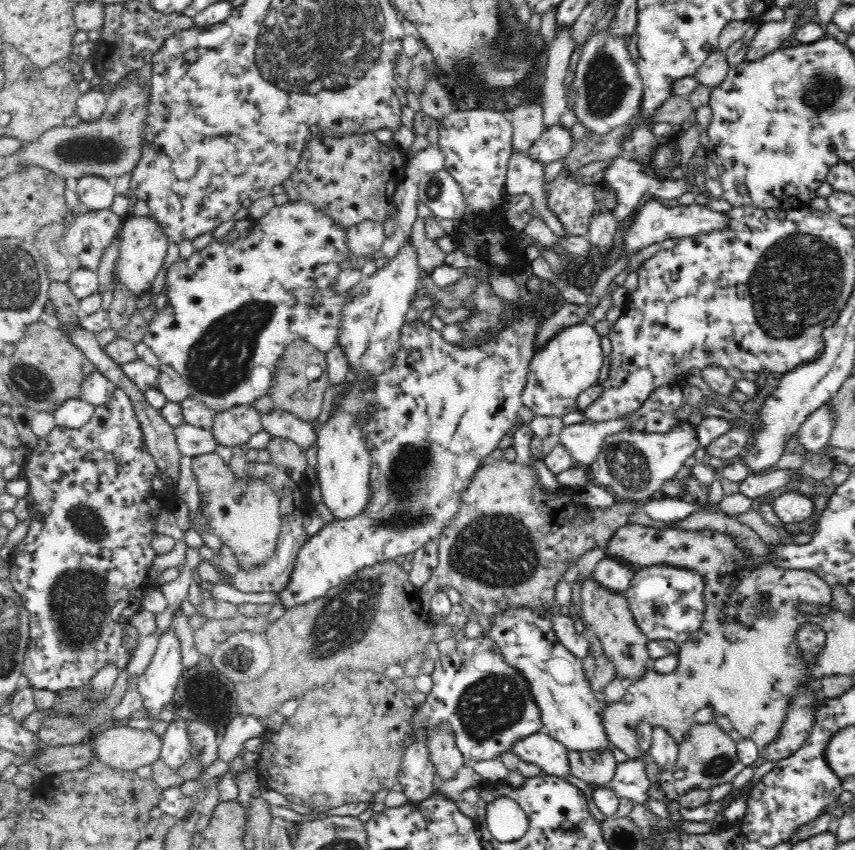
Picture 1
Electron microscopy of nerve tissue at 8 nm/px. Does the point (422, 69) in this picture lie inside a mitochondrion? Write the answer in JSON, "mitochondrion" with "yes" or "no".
{"mitochondrion":"no"}

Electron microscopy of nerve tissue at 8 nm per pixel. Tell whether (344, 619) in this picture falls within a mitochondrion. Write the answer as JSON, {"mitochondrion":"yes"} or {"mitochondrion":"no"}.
{"mitochondrion":"yes"}

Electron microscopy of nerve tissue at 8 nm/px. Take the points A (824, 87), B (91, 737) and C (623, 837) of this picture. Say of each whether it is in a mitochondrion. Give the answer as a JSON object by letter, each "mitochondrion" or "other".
{"A":"mitochondrion","B":"other","C":"mitochondrion"}

